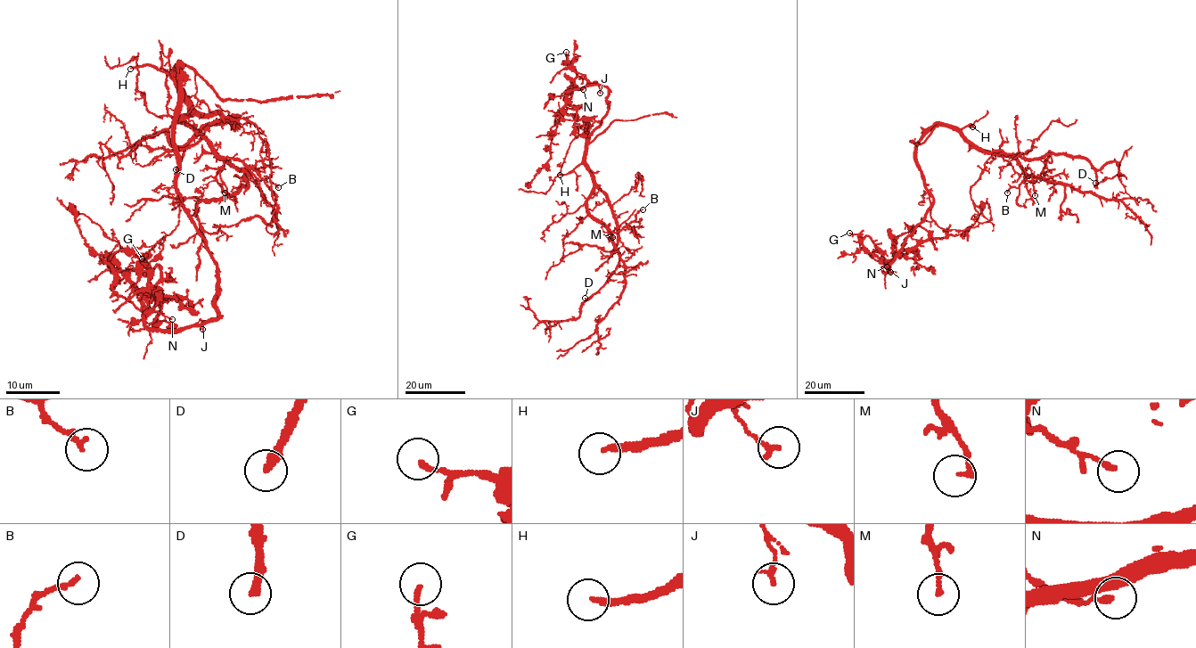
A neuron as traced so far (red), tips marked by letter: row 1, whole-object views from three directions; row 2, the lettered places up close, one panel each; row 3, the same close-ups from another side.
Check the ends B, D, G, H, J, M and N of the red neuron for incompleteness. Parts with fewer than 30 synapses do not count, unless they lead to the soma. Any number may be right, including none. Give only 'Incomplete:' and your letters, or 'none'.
Incomplete: D, H

